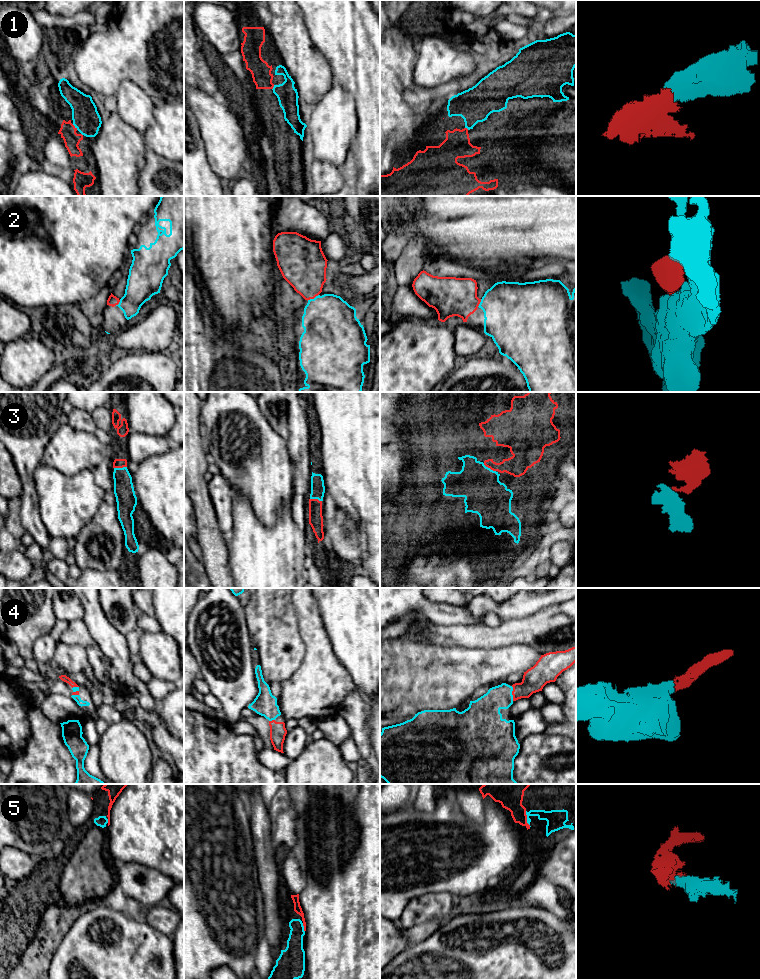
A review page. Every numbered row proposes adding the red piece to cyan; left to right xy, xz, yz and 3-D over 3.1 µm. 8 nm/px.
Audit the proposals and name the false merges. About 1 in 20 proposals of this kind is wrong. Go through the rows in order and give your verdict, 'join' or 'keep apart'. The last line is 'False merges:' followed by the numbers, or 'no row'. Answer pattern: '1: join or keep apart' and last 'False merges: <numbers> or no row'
1: join
2: join
3: join
4: join
5: join
False merges: no row

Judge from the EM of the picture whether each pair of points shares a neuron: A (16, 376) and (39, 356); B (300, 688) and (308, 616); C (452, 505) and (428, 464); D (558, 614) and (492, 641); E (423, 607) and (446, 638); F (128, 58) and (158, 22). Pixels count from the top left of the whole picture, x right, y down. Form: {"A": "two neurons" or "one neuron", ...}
{"A": "one neuron", "B": "one neuron", "C": "two neurons", "D": "one neuron", "E": "two neurons", "F": "one neuron"}

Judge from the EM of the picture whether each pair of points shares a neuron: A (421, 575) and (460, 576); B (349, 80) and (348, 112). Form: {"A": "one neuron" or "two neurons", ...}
{"A": "one neuron", "B": "two neurons"}

